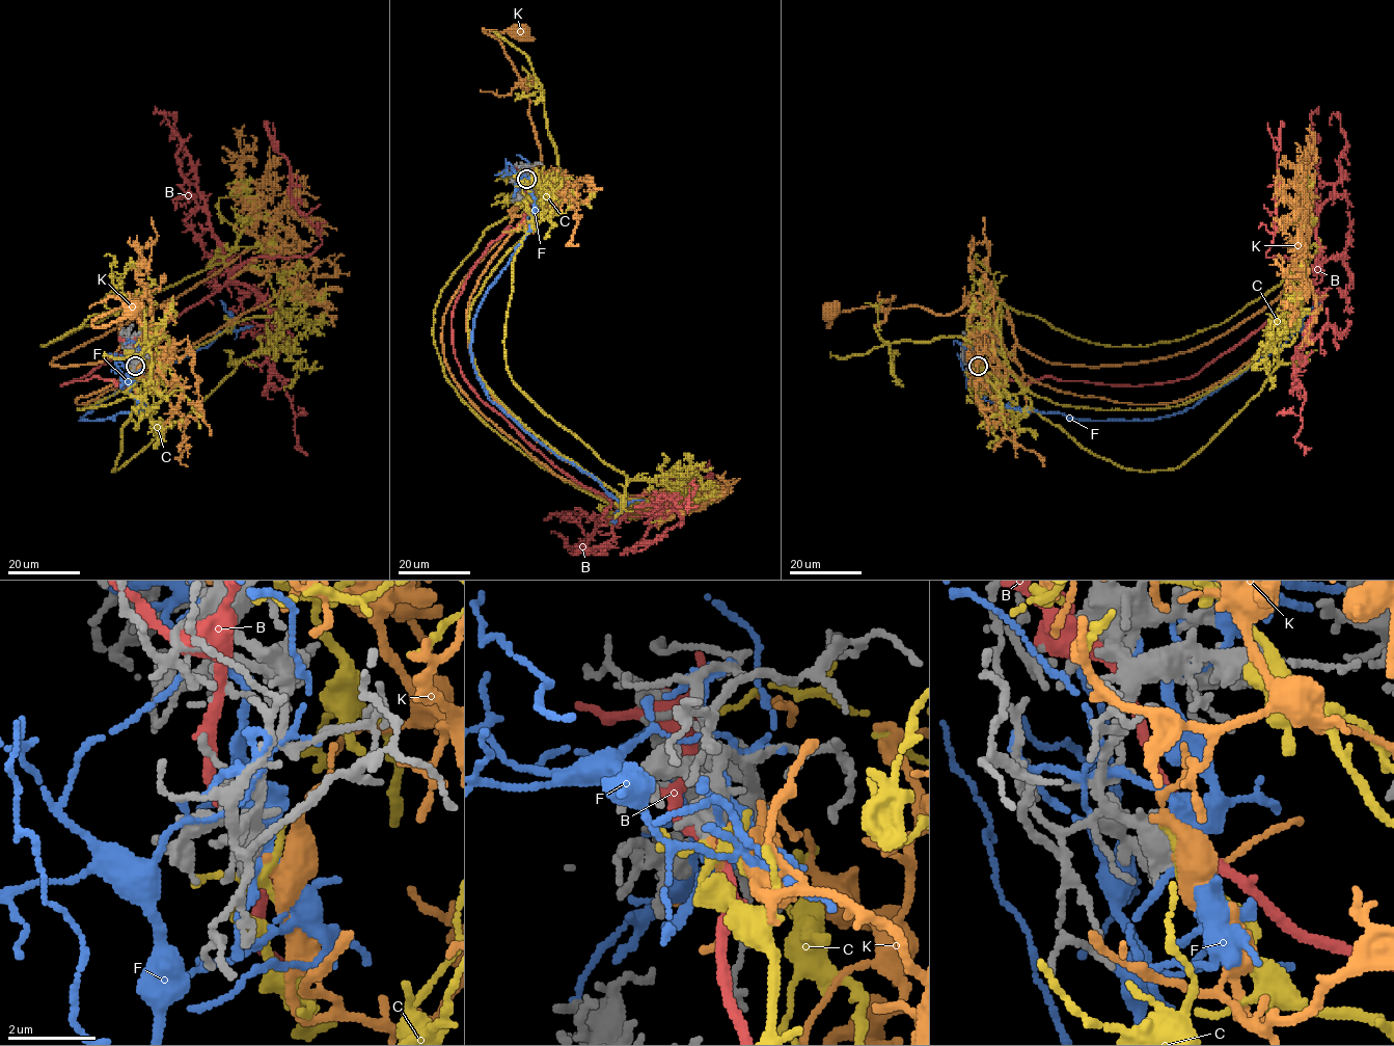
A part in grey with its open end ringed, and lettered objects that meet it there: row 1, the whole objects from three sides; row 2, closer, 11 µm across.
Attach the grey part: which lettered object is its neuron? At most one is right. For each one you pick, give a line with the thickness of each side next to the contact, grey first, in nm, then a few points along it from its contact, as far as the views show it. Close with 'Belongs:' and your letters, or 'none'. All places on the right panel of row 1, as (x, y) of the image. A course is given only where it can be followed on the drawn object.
Belongs: none

